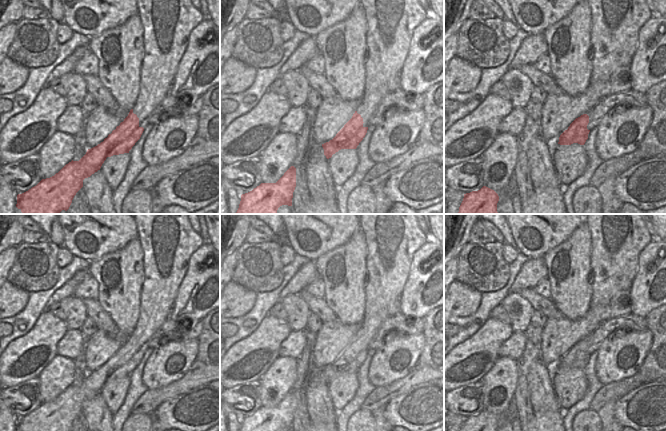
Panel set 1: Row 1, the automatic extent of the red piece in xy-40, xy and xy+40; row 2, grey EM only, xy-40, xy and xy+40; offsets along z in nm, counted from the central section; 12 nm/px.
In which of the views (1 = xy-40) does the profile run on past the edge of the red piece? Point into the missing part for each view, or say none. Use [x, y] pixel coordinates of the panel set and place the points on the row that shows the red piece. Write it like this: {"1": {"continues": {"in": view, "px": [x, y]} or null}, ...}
{"1": {"continues": {"in": "xy-40", "px": [167, 24]}}}

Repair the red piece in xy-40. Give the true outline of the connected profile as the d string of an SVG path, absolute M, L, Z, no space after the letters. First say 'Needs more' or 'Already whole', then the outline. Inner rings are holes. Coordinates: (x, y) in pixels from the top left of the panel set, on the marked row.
Needs more. M136 0L137 14L143 26L144 58L140 70L140 90L135 105L128 116L97 146L88 149L79 161L71 161L66 164L54 176L42 179L36 186L28 191L17 195L16 207L23 214L59 214L62 210L67 211L76 193L83 187L83 180L100 170L107 157L129 153L135 143L140 139L144 127L148 124L149 116L158 104L168 94L179 62L187 48L188 38L191 31L203 20L203 14L191 2L191 0Z

